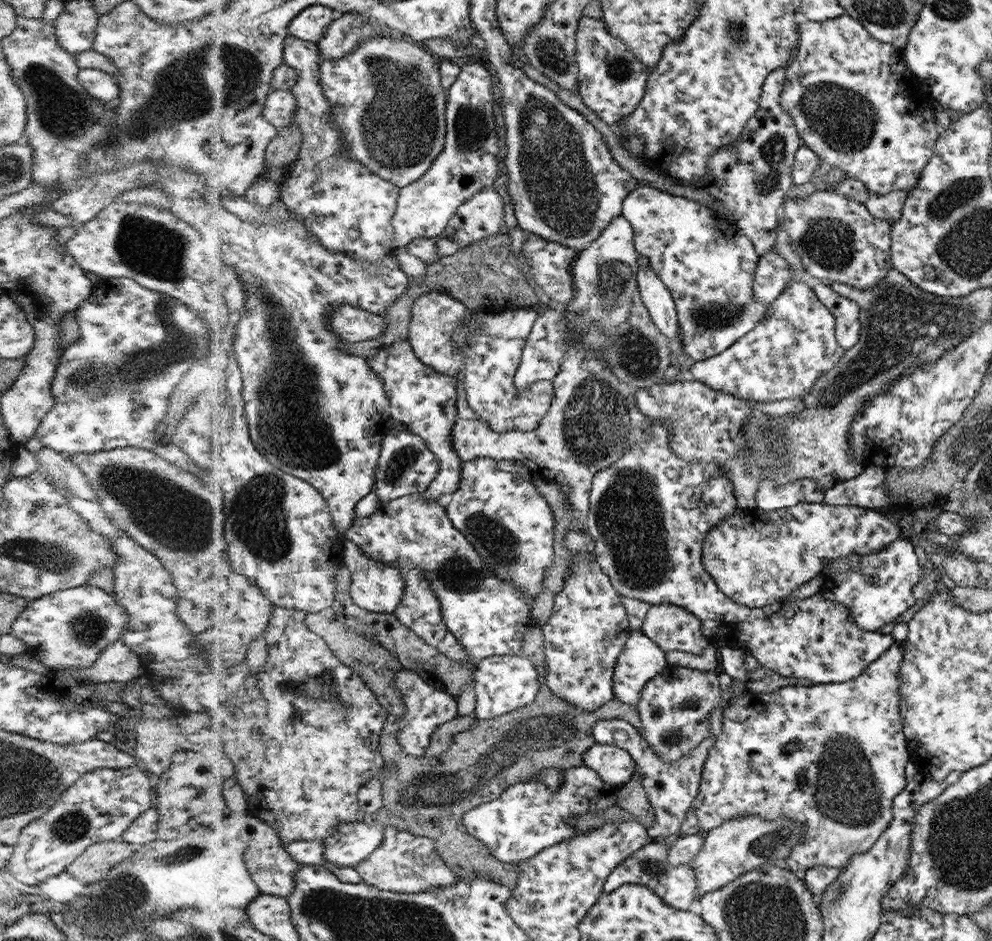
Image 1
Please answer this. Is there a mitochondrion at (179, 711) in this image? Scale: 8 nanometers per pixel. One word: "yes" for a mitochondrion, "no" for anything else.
no

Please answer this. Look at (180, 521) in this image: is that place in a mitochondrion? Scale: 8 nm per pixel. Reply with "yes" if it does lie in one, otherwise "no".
yes

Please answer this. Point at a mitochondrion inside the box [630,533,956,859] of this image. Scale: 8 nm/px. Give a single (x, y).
(845, 787)

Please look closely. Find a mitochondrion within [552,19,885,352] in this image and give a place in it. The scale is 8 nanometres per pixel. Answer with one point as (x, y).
(844, 121)

